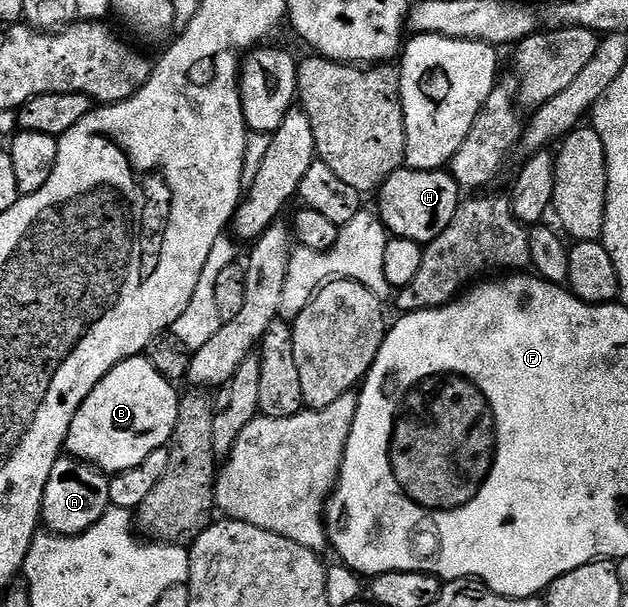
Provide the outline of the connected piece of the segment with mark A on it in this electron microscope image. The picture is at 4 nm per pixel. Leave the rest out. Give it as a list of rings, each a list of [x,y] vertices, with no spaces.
[[[62,455],[54,463],[50,471],[50,479],[42,495],[40,519],[43,528],[49,533],[57,533],[60,537],[73,537],[98,523],[102,515],[110,507],[109,478],[95,465]]]

